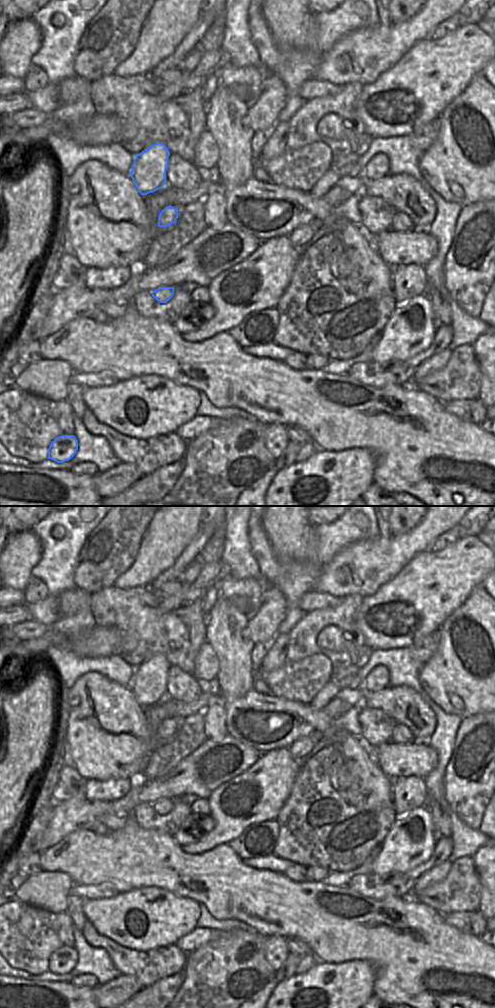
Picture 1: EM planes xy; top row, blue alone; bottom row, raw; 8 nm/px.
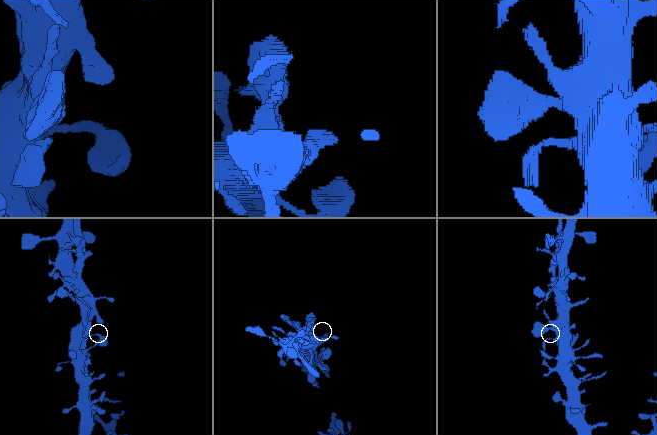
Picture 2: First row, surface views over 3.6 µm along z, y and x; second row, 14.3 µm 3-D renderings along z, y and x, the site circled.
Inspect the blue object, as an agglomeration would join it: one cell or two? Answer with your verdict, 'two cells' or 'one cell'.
one cell

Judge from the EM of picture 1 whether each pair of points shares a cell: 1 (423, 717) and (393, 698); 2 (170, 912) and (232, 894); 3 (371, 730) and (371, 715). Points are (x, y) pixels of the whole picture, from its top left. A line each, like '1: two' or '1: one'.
1: one
2: two
3: one

